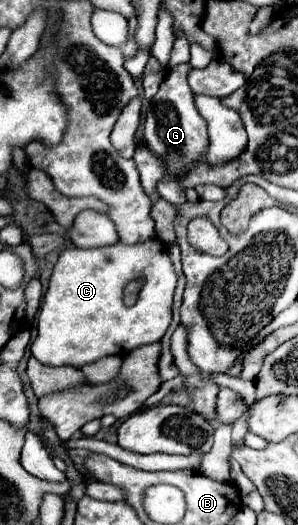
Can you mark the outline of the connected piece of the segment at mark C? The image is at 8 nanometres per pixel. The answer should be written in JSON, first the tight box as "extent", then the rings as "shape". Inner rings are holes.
{"extent":[30,237,176,369],"shape":[[[152,237],[148,241],[126,245],[116,241],[106,247],[96,249],[62,249],[58,263],[50,275],[50,285],[44,295],[40,317],[38,317],[38,337],[34,339],[30,353],[38,361],[56,361],[56,365],[72,365],[80,369],[86,363],[92,363],[106,355],[124,355],[140,345],[156,343],[164,337],[172,321],[172,297],[176,287],[176,271],[168,257],[166,245]],[[130,281],[140,281],[140,293],[132,307],[124,305],[124,289]]]}

